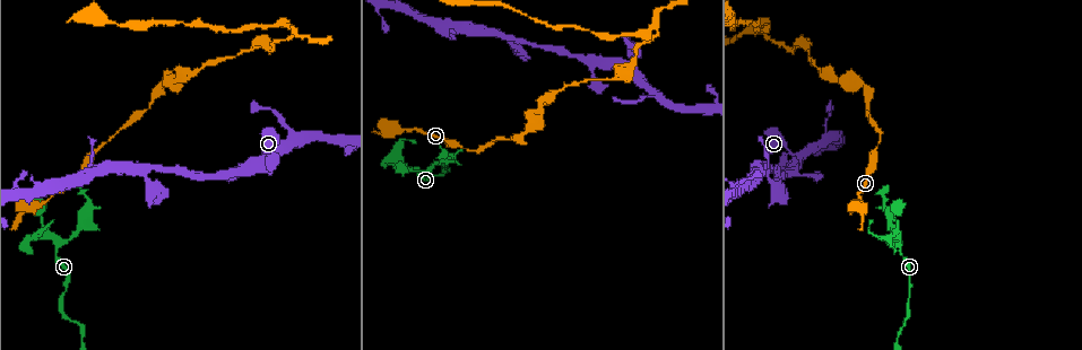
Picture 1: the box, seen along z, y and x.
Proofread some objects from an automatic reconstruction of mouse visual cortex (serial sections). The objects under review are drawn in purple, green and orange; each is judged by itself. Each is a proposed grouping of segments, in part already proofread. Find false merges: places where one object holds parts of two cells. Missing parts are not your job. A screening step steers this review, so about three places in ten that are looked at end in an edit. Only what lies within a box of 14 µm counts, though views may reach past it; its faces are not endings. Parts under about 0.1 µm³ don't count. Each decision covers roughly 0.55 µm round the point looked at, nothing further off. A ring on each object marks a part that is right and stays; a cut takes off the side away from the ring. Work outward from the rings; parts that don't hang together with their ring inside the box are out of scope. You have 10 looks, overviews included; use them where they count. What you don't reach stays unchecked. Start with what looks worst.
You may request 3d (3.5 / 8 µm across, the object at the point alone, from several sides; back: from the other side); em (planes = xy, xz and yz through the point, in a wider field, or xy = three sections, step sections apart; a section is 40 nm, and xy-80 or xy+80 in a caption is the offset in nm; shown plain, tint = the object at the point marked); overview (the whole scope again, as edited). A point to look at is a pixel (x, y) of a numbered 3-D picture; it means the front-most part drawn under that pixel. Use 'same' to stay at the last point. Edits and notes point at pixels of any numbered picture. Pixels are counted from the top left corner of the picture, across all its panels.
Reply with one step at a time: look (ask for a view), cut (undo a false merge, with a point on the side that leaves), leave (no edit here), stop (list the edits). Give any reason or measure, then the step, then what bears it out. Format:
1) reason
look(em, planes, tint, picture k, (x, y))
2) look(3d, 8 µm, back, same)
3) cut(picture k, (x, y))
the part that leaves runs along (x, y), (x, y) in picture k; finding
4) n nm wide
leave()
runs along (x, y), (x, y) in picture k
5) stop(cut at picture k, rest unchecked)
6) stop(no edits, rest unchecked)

narrows sharply
look(3d, 3.5 µm, picture 1, (409, 169))

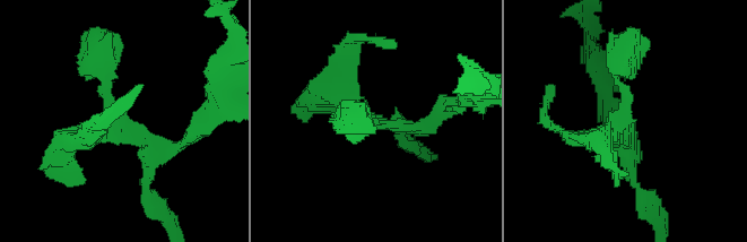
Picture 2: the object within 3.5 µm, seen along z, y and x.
3 arms; arms of 150, 200, 200 nm; shape alone is not enough
look(em, xy, step 3, tint, picture 2, (624, 127))

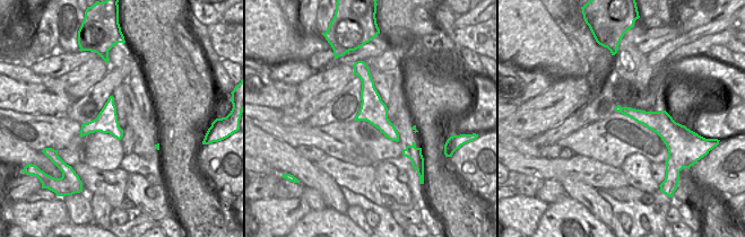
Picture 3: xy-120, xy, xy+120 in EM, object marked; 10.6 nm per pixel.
cut(picture 2, (441, 114))
the part that leaves runs along (406, 127), (379, 124), (333, 80) in picture 2; a second cell is stuck on

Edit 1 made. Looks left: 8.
look(overview)

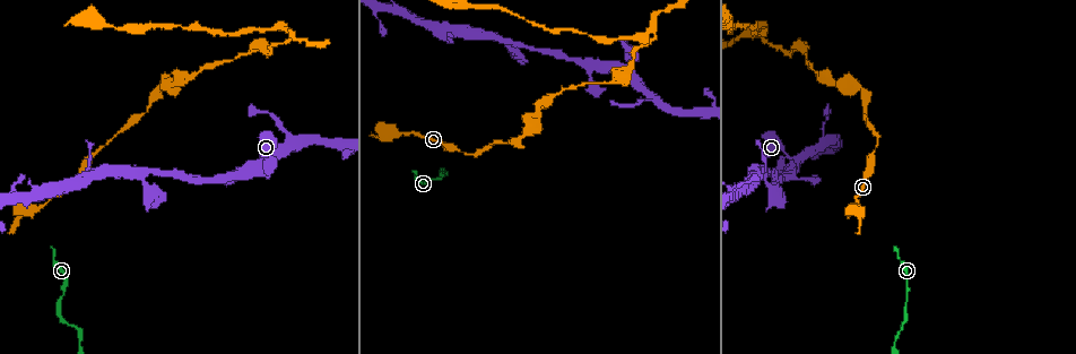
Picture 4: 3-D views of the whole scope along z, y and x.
narrows sharply
look(3d, 3.5 µm, picture 4, (814, 71))

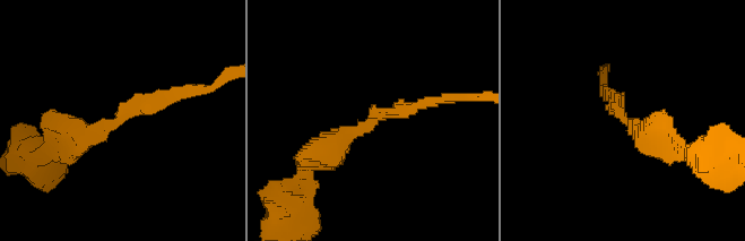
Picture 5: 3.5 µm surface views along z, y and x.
arms of 150, 350 nm
look(em, xy, step 3, tint, picture 5, (129, 115))

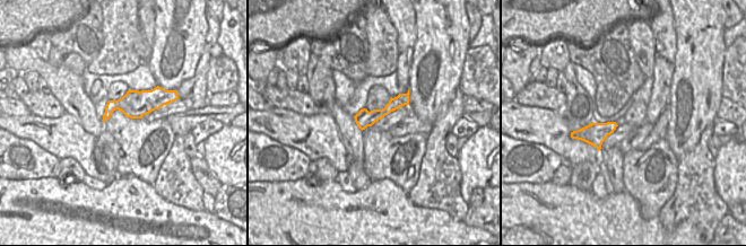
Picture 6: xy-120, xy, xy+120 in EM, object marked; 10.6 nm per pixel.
leave()
runs along (406, 96), (360, 123) in picture 6; one cell here

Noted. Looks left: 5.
thick turns thin
look(3d, 3.5 µm, back, picture 4, (632, 70))

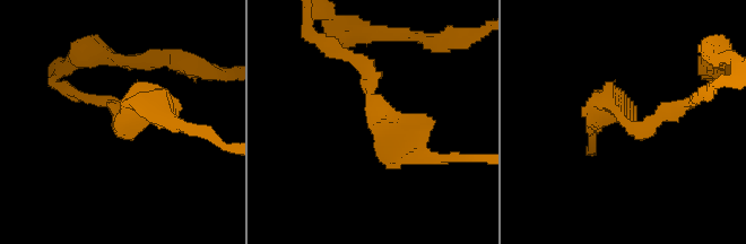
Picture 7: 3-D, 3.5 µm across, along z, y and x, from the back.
look(em, xy, step 5, tint, picture 7, (120, 127))

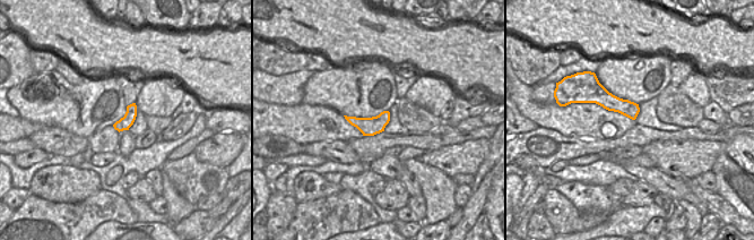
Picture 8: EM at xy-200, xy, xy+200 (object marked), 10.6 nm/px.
arms of 150, 300 nm
leave()
runs along (426, 156), (374, 121), (357, 60) in picture 7; all the same cell

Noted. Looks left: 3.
a fork
look(3d, 8 µm, picture 4, (653, 28))

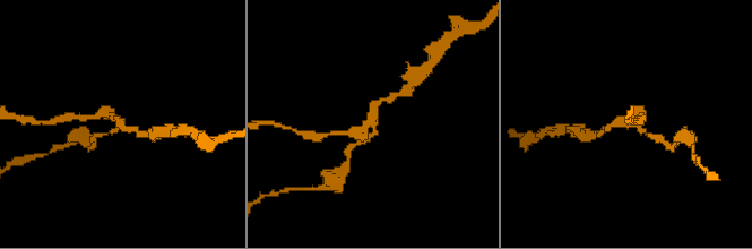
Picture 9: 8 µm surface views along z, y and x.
zoom in
look(3d, 3.5 µm, picture 9, (120, 121))

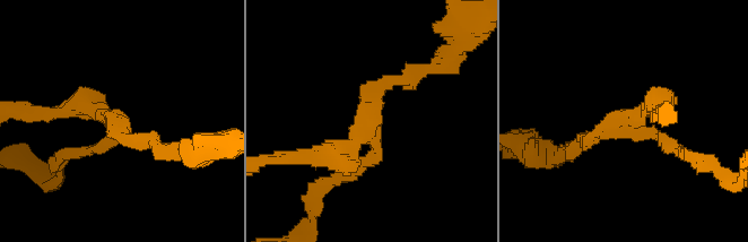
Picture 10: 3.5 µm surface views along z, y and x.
3 arms; arms of 150, 200, 250 nm; shape alone is not enough
look(em, planes, tint, picture 10, (636, 124))

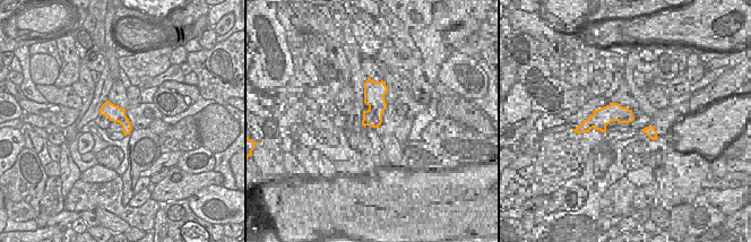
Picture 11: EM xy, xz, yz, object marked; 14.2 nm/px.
240 nm wide
leave()
runs along (83, 153), (118, 124), (51, 114) in picture 10; all the same cell

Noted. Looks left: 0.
stop(cut at picture 2, rest unchecked)

